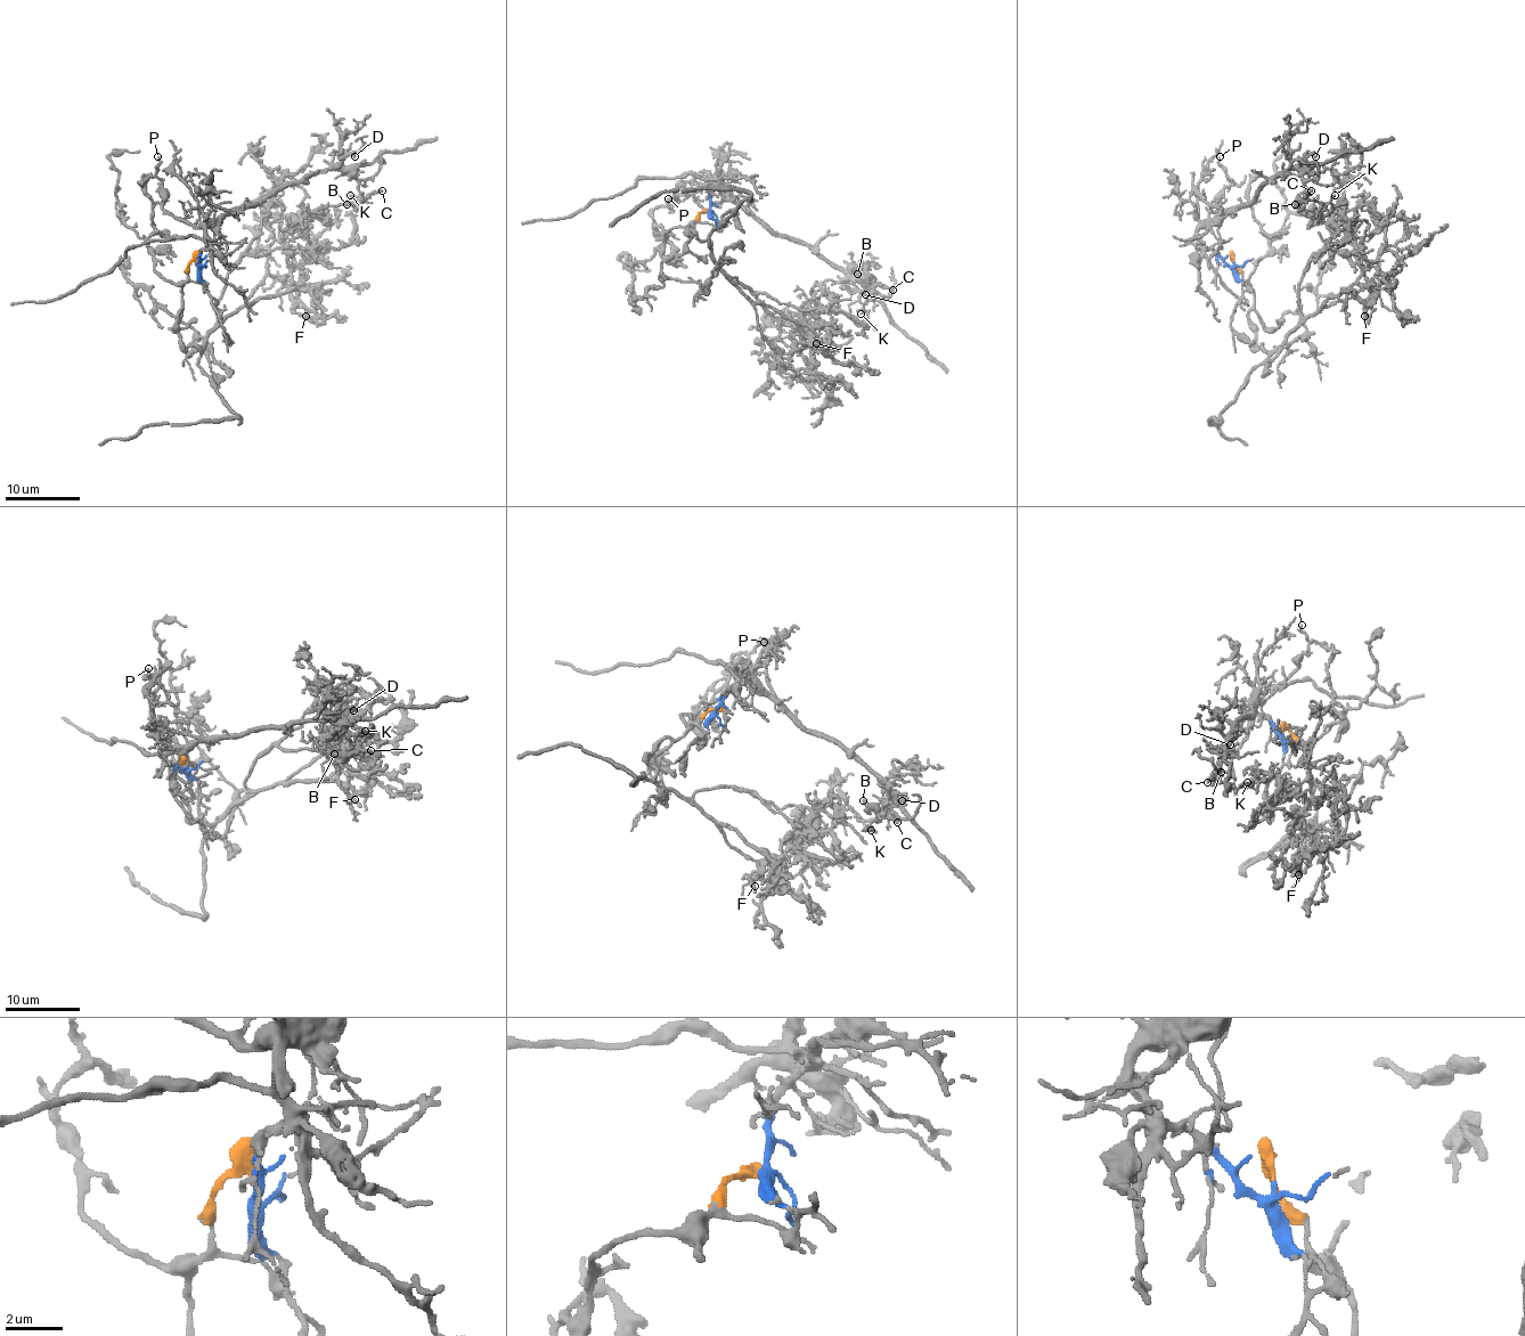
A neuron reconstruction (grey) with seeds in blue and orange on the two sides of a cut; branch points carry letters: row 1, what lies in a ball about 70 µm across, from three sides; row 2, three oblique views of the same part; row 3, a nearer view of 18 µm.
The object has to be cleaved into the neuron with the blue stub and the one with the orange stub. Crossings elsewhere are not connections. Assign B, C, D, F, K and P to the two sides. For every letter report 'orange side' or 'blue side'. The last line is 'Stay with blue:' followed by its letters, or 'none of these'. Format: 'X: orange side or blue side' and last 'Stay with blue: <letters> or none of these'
B: blue side
C: blue side
D: blue side
F: orange side
K: blue side
P: blue side
Stay with blue: B, C, D, K, P

